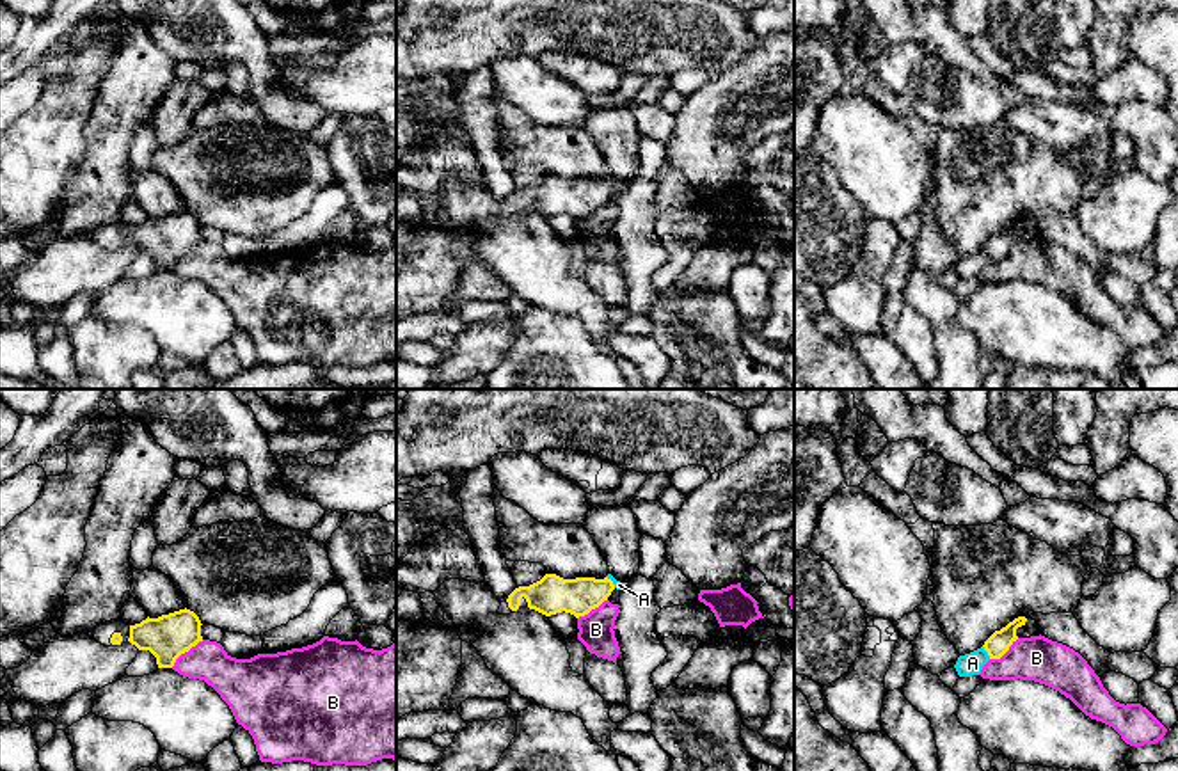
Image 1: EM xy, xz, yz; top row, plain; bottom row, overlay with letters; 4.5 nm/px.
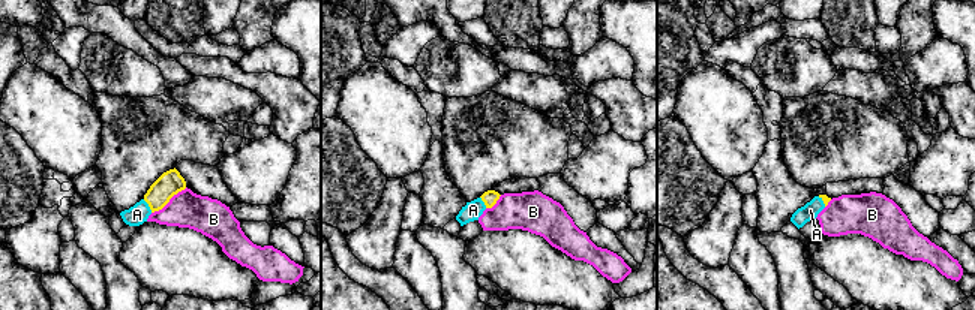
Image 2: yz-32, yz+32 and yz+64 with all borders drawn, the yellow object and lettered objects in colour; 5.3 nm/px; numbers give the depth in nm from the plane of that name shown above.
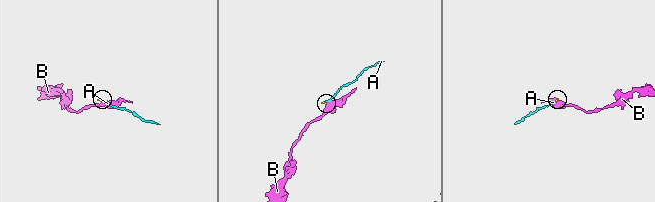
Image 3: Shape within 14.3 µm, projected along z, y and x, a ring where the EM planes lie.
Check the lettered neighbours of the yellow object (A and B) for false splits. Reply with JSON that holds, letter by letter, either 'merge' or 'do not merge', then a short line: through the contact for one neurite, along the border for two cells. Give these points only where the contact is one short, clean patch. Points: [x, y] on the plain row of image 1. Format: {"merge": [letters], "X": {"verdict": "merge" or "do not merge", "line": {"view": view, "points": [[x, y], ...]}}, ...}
{"merge": ["A"], "A": {"verdict": "merge", "line": {"view": "yz", "points": [[999, 244], [986, 253], [972, 265]]}}, "B": {"verdict": "do not merge", "line": {"view": "xy", "points": [[203, 242], [185, 253], [171, 269]]}}}

